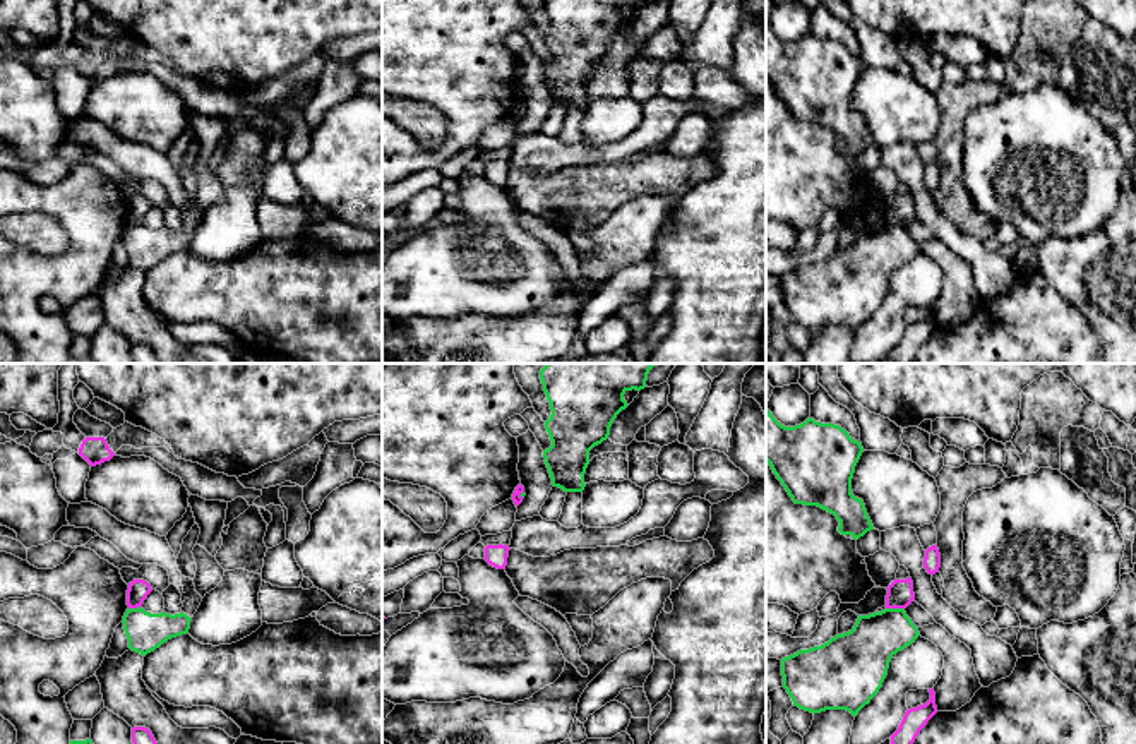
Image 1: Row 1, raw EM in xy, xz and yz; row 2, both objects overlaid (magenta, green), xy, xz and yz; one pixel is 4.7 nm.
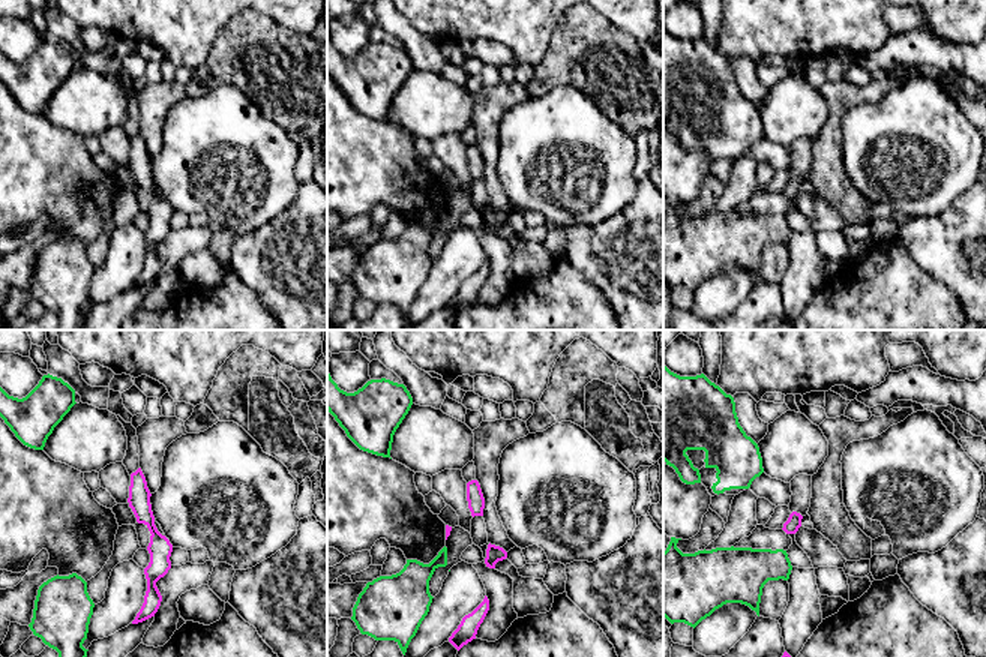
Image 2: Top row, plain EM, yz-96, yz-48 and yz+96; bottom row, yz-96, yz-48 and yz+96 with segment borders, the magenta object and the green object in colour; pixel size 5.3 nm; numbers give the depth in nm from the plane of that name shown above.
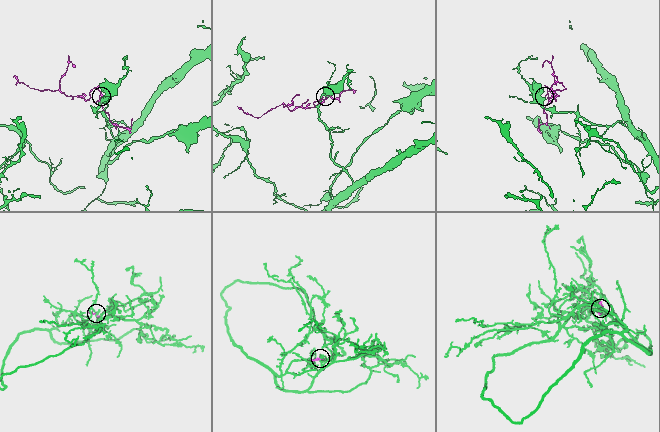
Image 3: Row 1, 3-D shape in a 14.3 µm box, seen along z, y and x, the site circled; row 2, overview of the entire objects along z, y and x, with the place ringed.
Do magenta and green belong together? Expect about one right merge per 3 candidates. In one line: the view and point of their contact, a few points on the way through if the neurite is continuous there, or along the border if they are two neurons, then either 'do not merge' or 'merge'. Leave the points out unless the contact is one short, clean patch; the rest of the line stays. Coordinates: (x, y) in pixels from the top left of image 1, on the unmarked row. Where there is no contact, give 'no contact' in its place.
yz (895, 223) | along yz (886, 223), (903, 225) | do not merge

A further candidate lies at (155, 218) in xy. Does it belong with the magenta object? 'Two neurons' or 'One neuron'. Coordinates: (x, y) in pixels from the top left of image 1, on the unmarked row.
Two neurons

